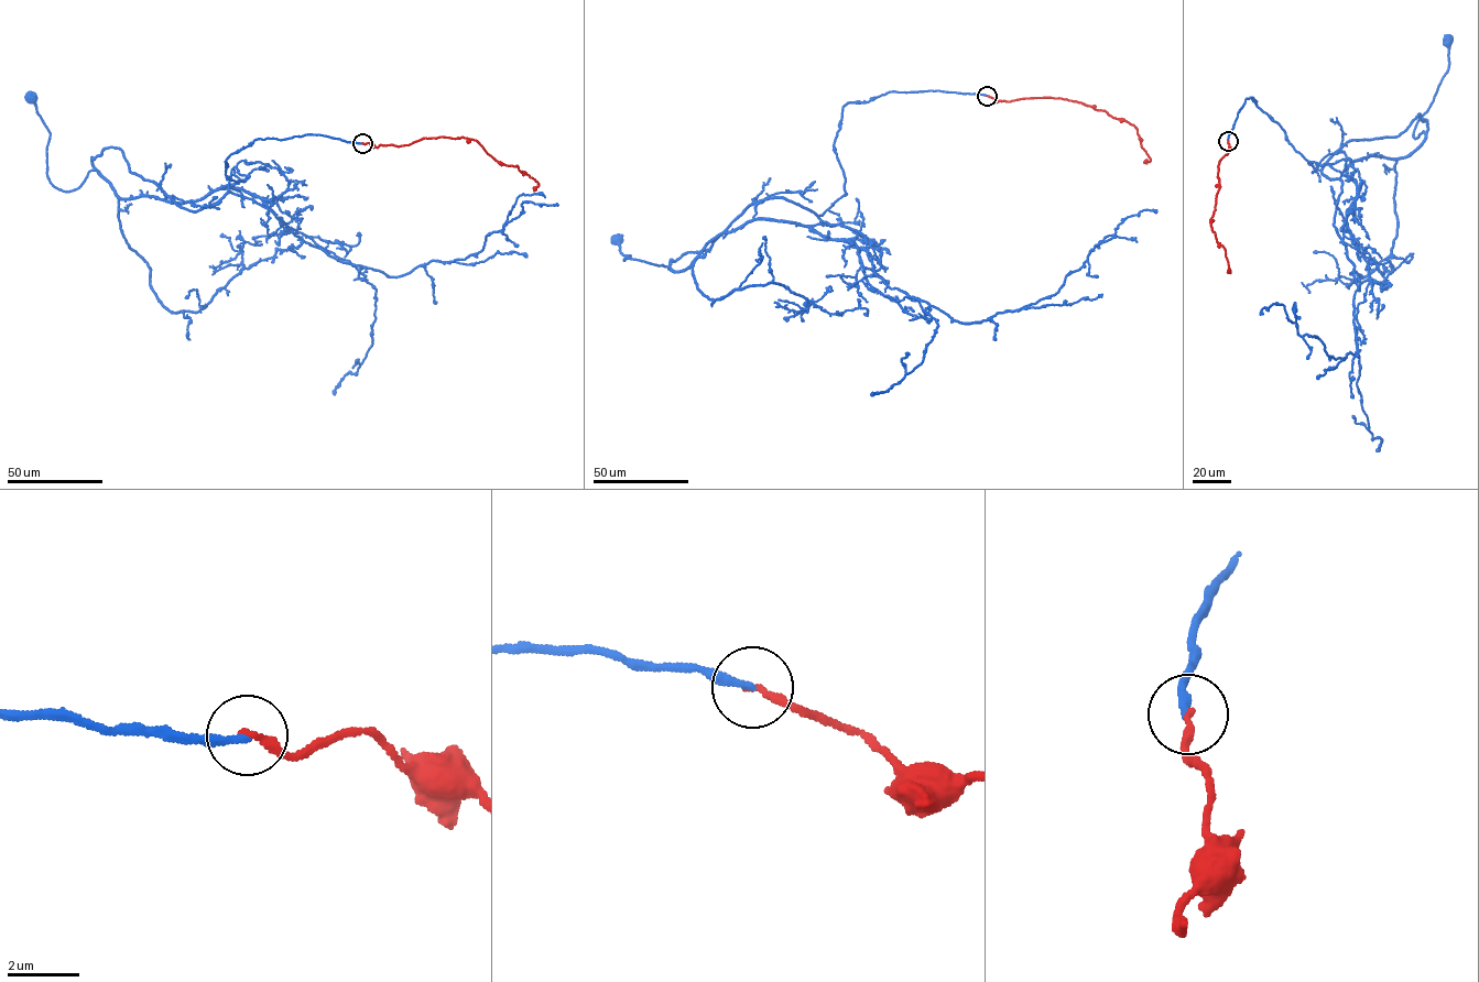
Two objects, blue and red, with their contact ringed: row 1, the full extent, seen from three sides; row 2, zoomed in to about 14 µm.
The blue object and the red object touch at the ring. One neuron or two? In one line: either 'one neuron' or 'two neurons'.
one neuron

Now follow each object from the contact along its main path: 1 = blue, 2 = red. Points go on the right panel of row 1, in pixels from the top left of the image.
1: (1228, 141), (1252, 97), (1307, 161), (1346, 161), (1329, 178), (1342, 152), (1406, 156), (1447, 41)
2: (1228, 141), (1227, 154), (1218, 167), (1220, 186), (1210, 224), (1218, 244), (1225, 250), (1228, 272)

